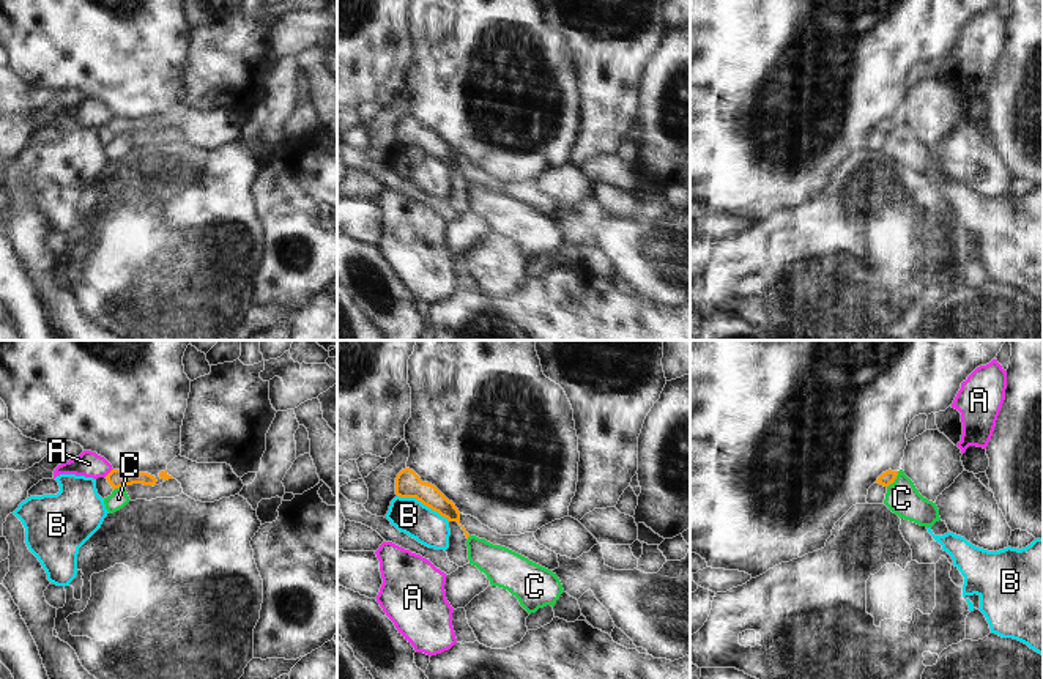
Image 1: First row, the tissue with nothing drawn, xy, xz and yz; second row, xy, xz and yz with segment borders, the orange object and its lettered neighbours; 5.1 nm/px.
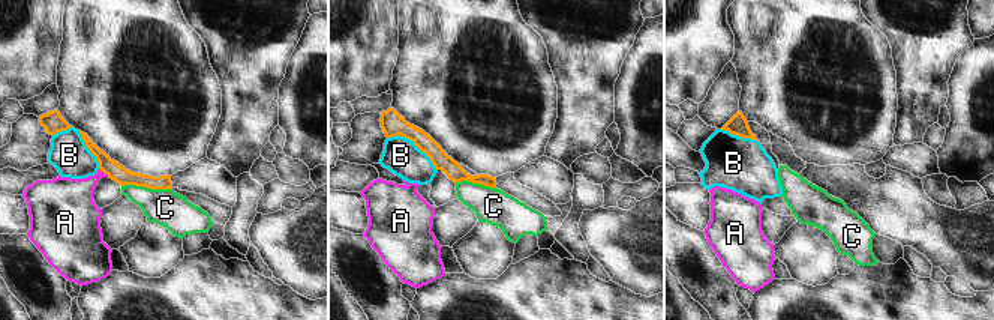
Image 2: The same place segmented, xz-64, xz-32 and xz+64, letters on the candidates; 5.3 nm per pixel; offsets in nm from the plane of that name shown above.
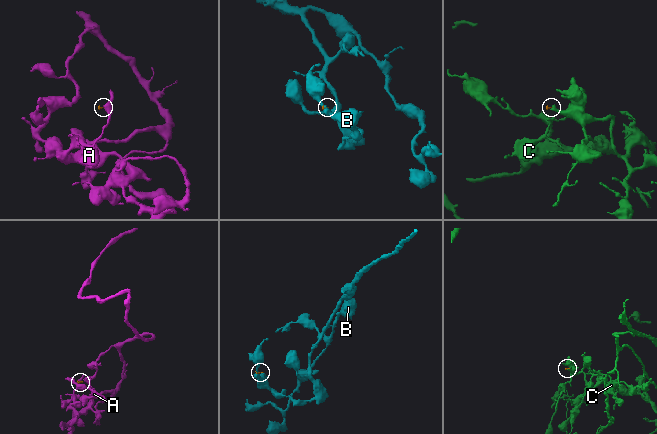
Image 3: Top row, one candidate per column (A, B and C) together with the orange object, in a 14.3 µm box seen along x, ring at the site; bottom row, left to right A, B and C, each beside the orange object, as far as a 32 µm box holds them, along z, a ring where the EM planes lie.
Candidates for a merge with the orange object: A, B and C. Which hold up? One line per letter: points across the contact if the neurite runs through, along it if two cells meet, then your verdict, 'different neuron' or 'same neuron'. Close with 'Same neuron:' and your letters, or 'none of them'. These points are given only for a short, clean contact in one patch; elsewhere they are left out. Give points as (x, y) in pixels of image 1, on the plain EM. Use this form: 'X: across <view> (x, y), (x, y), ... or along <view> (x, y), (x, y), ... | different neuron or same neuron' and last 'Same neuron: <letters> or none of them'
A: along xy (112, 115), (104, 123) | different neuron
B: along xz (397, 142), (419, 147), (448, 169) | different neuron
C: along yz (898, 118), (887, 134) | different neuron
Same neuron: none of them

